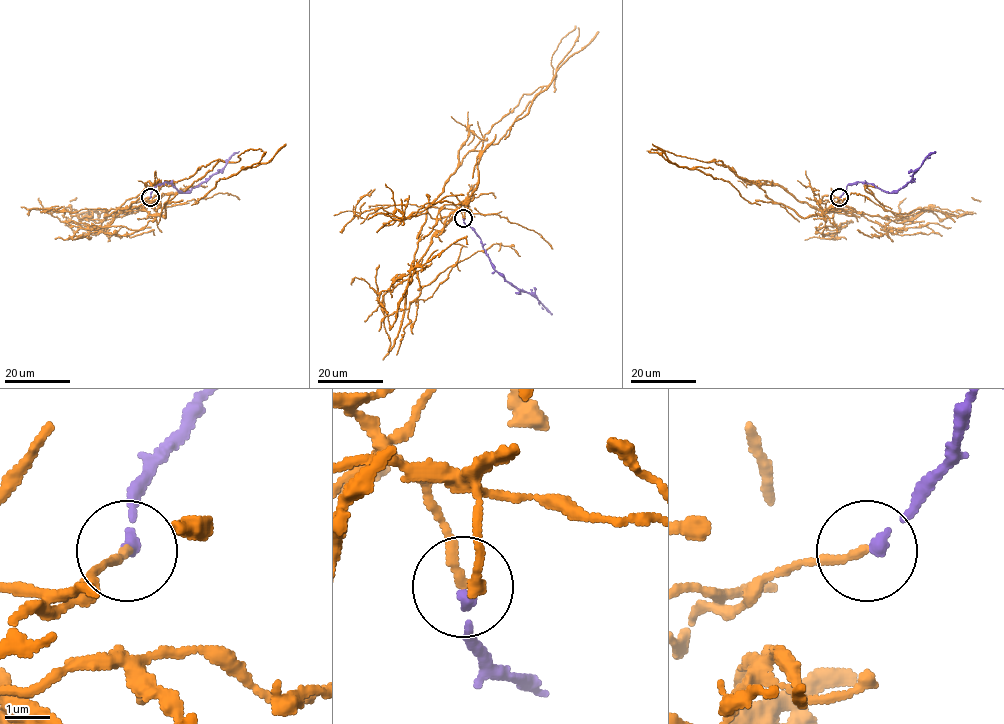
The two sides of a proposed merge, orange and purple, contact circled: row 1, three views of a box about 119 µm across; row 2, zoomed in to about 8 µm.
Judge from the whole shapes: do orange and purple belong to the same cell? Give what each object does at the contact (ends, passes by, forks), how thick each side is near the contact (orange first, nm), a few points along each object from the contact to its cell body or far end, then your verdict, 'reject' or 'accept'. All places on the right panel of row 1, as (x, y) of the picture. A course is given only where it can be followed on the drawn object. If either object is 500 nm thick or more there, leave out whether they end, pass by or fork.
orange ends; purple ends; calibres 200 and 240 nm; course orange (839, 197), (821, 200), (820, 213), (800, 217), (721, 161), (651, 148), (648, 153), (720, 178), (760, 205); course purple (839, 197), (848, 185), (857, 182), (896, 192), (936, 152); reject

